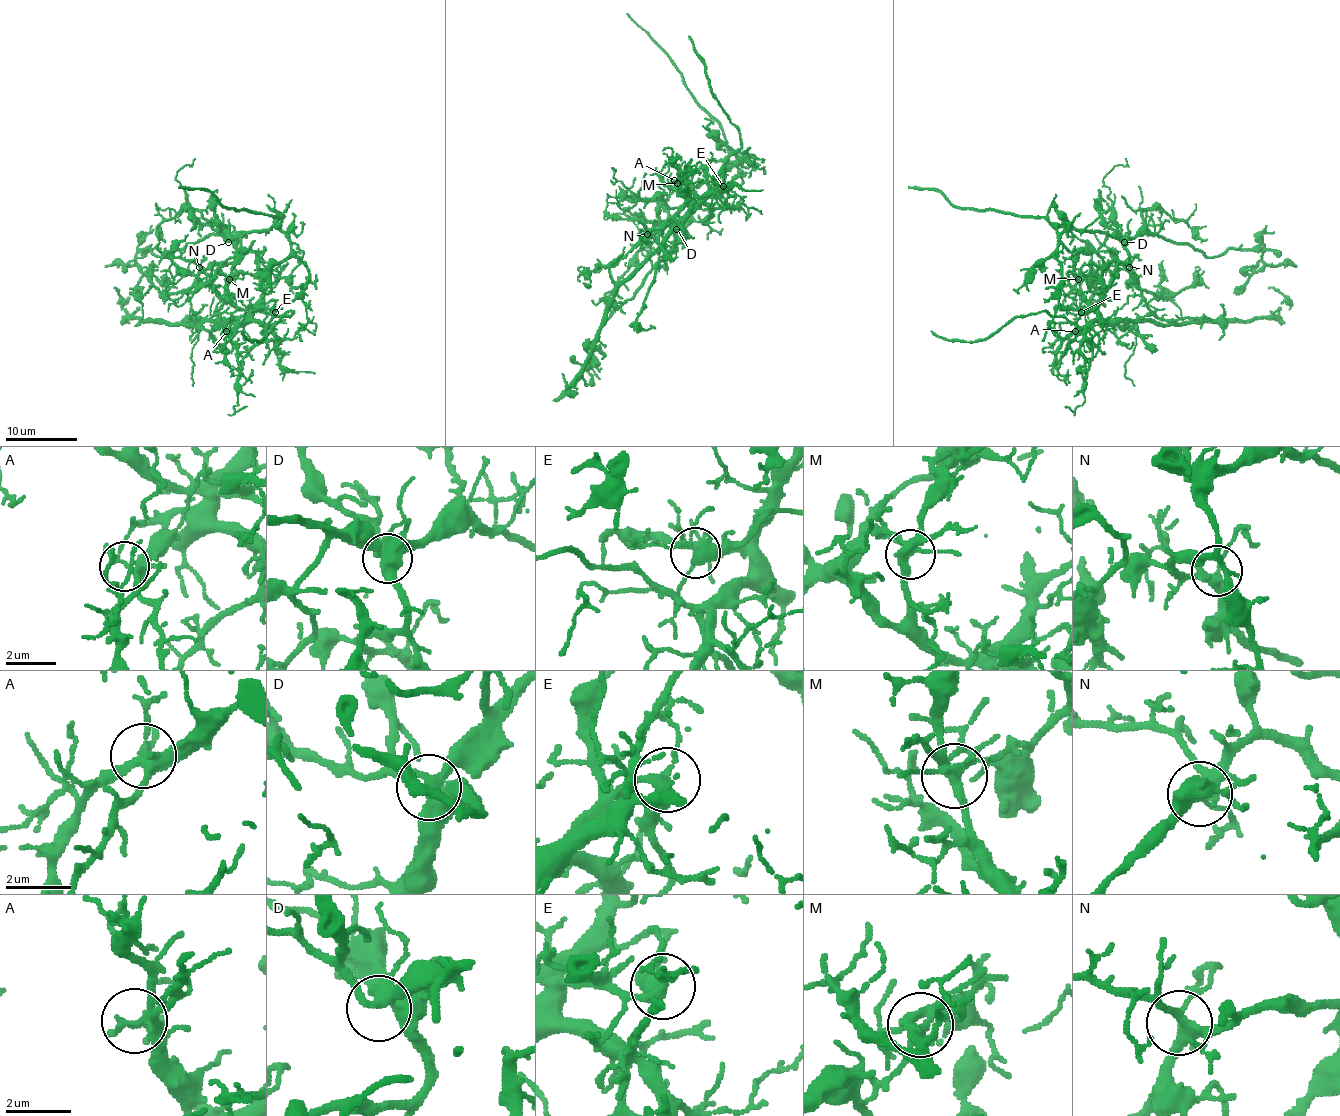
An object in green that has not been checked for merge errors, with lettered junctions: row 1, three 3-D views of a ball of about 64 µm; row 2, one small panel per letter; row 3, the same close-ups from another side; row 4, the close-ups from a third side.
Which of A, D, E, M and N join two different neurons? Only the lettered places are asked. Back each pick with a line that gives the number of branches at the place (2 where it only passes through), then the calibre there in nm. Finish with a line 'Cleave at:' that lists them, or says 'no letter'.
M: 6 | 300 nm
Cleave at: M

